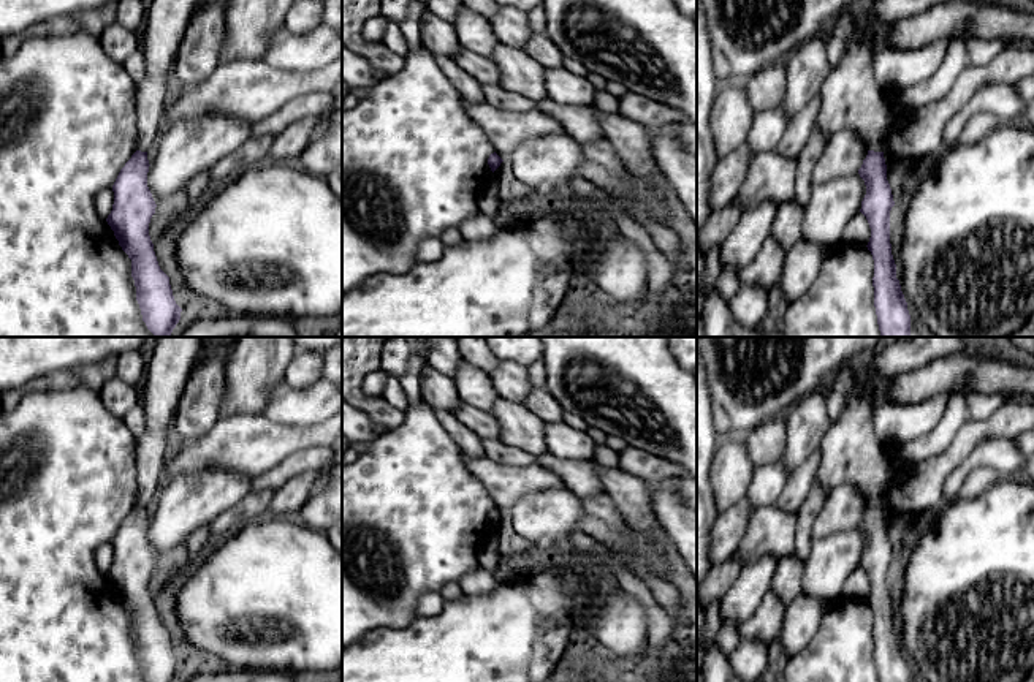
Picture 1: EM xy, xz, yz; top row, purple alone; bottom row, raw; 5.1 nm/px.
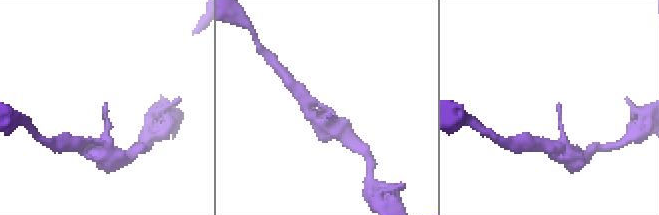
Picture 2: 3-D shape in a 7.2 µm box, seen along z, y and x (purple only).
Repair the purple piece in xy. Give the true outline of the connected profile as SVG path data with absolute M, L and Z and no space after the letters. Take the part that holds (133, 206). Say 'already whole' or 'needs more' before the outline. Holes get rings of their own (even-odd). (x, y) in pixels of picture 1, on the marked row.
already whole; M136 150L120 169L114 185L114 204L106 222L122 250L131 260L131 277L143 321L155 337L171 335L181 320L169 277L160 269L149 223L155 201L147 187L147 152Z

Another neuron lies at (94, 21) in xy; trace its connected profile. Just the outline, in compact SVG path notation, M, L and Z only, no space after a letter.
M111 2L103 8L82 11L73 19L73 27L100 36L116 21L116 6L117 3Z

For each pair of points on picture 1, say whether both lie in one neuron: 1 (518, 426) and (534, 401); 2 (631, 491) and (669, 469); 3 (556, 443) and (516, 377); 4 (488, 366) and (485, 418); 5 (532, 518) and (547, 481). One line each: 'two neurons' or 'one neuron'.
1: two neurons
2: two neurons
3: two neurons
4: one neuron
5: two neurons

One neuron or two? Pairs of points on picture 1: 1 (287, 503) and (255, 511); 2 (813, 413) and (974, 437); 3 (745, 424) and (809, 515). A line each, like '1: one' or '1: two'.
1: one
2: two
3: two

